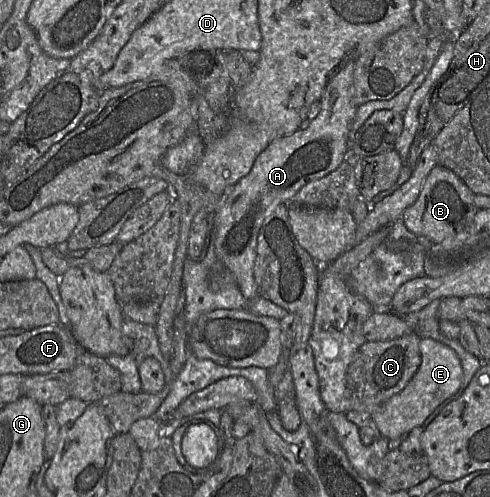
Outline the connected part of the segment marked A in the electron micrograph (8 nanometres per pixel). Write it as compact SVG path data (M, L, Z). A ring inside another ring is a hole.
M349 60L327 83L319 100L321 109L317 117L309 121L306 128L300 128L293 134L274 139L256 158L251 171L229 189L220 206L215 209L213 235L216 256L233 273L236 283L247 301L259 296L253 270L257 237L265 217L279 204L291 204L295 195L307 183L325 177L350 155L348 139L351 124L357 112L357 107L351 102L355 63L355 60Z

